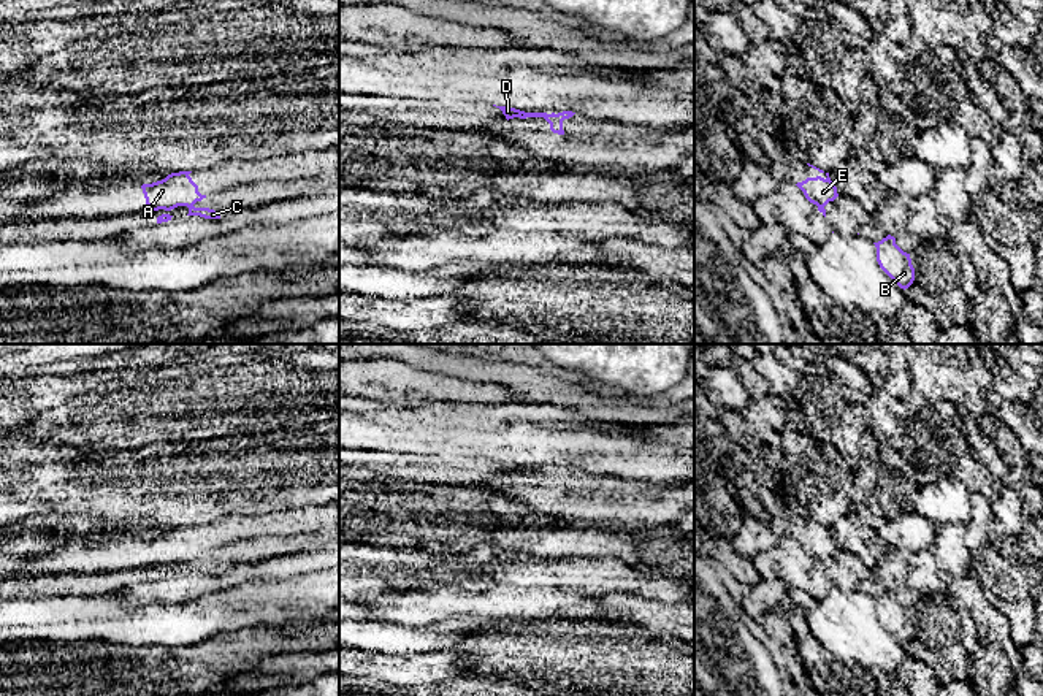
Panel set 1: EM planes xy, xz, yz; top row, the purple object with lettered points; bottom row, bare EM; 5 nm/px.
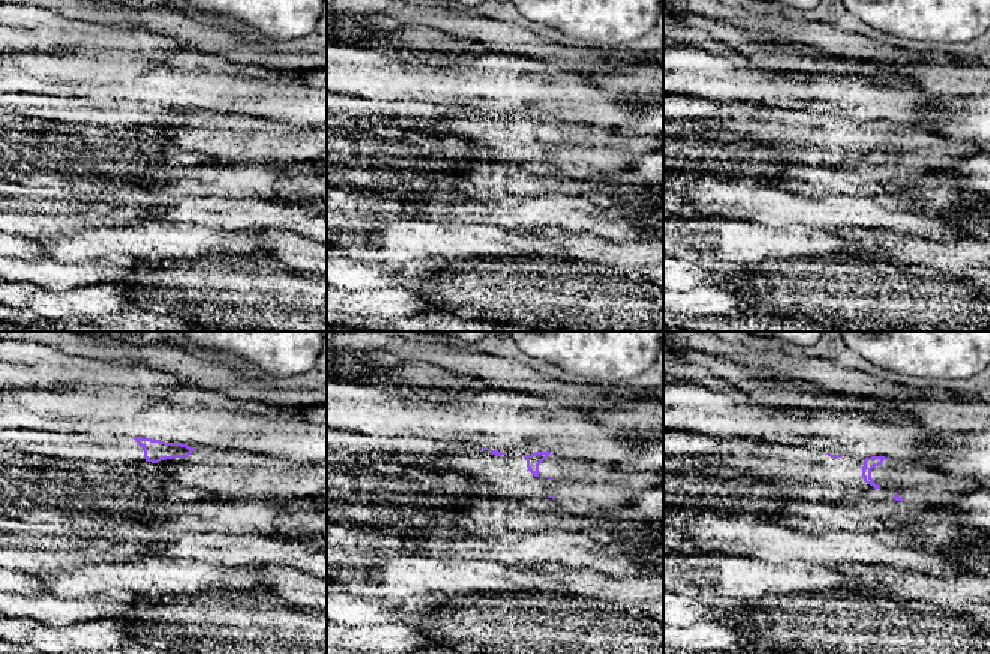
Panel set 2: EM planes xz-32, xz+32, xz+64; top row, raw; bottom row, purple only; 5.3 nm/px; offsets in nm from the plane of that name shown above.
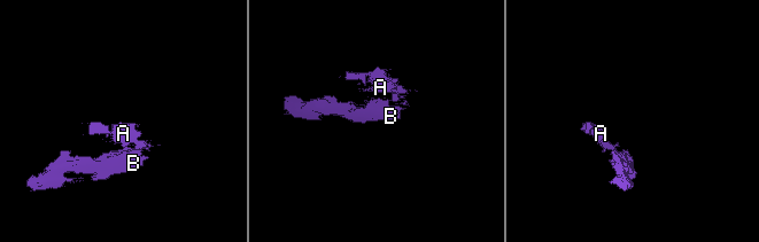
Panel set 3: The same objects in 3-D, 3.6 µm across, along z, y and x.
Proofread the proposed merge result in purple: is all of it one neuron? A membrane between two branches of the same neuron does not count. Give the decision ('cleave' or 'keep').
cleave

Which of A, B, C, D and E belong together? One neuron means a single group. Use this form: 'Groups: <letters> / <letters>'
Groups: A D E / B C

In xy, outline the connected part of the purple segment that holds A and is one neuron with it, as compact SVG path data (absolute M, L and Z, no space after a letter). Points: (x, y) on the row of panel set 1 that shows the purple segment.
M192 171L171 173L165 179L143 184L146 205L151 211L171 211L178 206L187 206L189 211L197 201L206 198L198 192L198 185L189 176Z

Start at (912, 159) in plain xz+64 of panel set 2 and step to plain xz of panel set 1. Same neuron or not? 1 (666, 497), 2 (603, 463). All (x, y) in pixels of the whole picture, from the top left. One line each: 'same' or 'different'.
1: same
2: different

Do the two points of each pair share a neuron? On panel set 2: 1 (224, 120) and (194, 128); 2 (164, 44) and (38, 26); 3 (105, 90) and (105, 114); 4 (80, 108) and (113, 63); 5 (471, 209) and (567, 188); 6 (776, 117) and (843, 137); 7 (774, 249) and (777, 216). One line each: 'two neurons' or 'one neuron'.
1: one neuron
2: one neuron
3: two neurons
4: two neurons
5: two neurons
6: one neuron
7: two neurons

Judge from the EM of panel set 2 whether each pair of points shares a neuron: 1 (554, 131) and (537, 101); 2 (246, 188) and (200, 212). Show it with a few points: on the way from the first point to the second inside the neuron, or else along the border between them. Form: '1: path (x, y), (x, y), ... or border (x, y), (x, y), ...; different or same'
1: border (551, 116), (585, 125); different
2: border (194, 194), (258, 198); different

